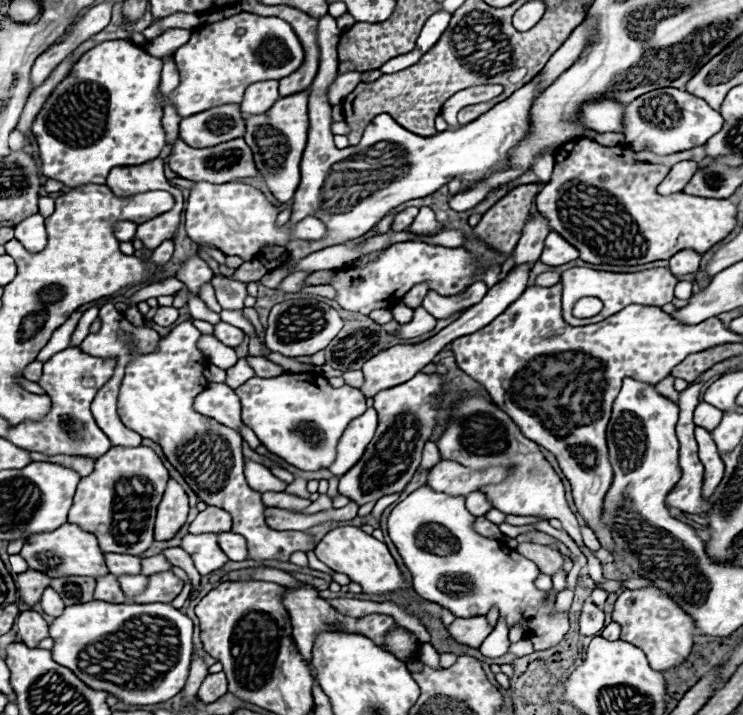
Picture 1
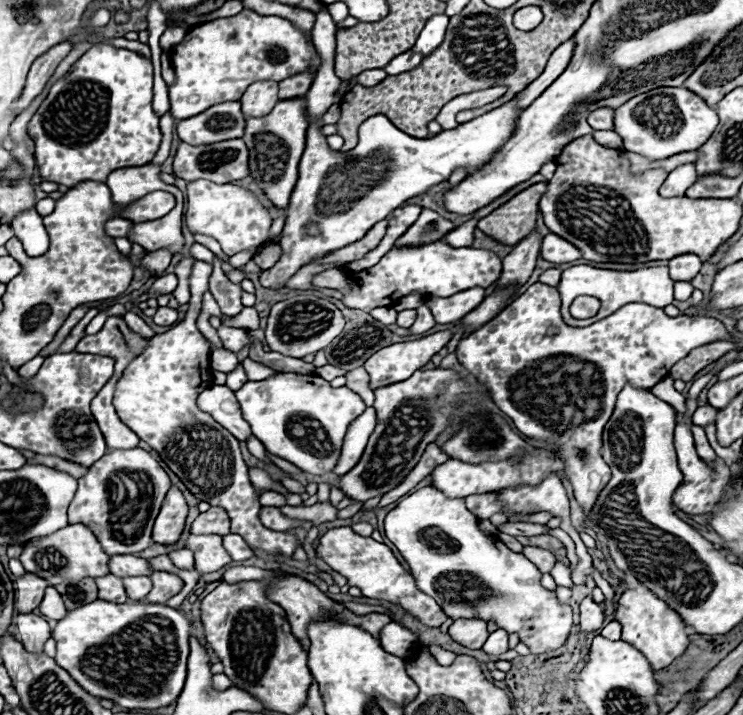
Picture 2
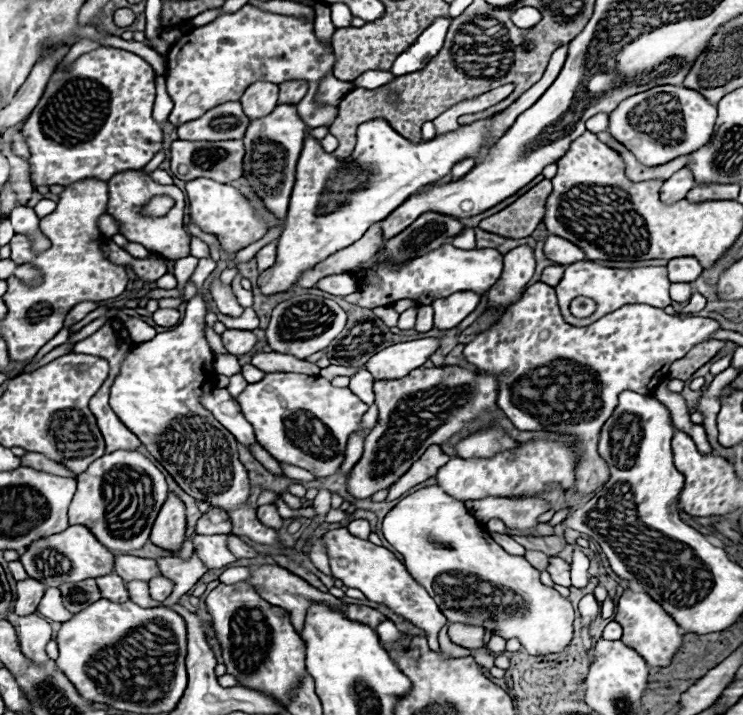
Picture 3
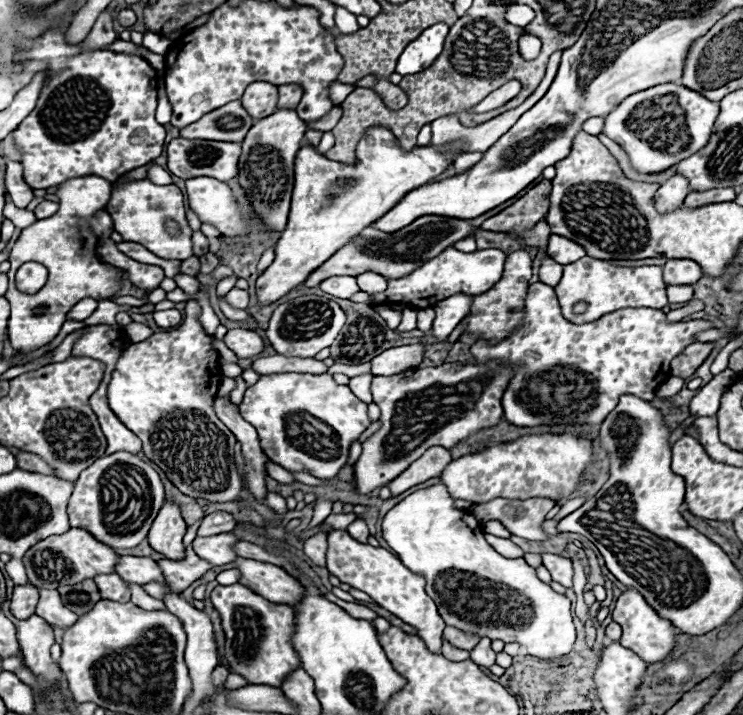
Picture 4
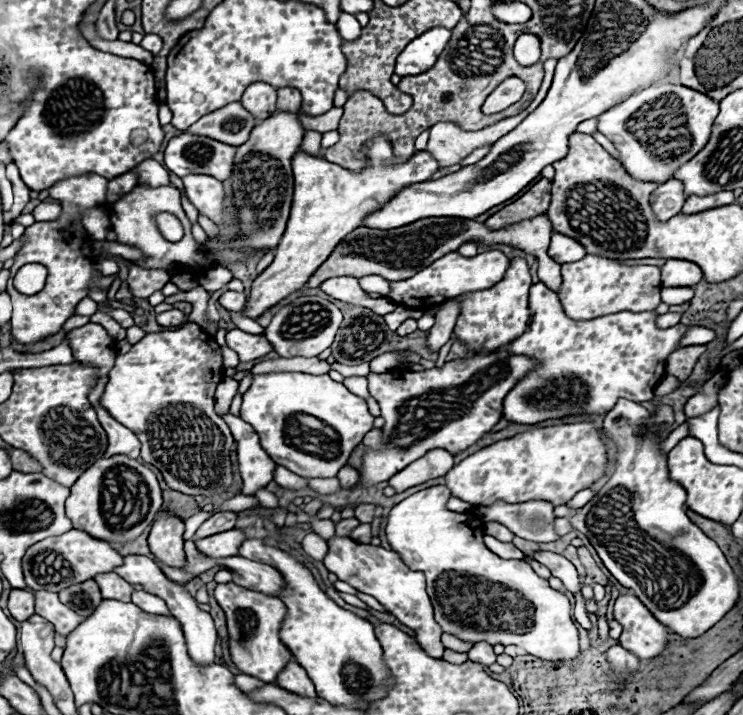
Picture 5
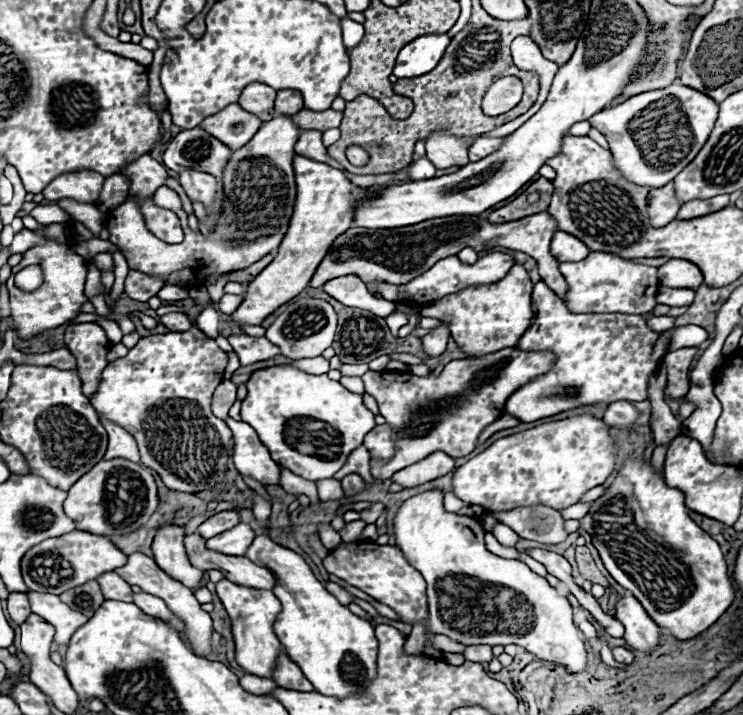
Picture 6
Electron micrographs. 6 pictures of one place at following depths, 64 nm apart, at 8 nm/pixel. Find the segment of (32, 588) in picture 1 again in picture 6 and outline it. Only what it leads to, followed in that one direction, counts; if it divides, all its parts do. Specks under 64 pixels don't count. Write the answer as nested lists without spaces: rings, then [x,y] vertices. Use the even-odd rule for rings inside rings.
[[[10,594],[8,596],[8,614],[10,614],[12,622],[16,622],[16,624],[26,622],[26,618],[32,614],[26,594]]]

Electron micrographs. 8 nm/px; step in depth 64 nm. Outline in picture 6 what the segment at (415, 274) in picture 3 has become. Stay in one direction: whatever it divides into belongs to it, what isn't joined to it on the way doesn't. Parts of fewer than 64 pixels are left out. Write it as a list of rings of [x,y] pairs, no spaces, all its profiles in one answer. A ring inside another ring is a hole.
[[[502,252],[486,254],[486,256],[478,258],[476,264],[462,264],[456,256],[444,258],[444,260],[436,262],[436,264],[434,264],[428,272],[424,272],[422,276],[418,276],[418,278],[414,278],[412,282],[400,286],[400,290],[402,290],[404,294],[408,294],[408,298],[402,298],[402,302],[410,302],[412,306],[422,306],[422,304],[436,302],[436,300],[440,300],[442,296],[454,294],[454,292],[464,290],[464,288],[474,286],[474,284],[494,284],[494,282],[502,280],[514,264],[516,264],[514,258],[512,258],[510,254],[502,254]]]

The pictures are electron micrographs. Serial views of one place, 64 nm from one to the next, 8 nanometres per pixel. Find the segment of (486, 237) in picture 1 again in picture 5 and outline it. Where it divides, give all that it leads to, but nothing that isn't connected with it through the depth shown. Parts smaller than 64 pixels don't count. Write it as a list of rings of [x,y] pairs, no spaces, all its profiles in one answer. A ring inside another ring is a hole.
[[[540,180],[536,182],[522,198],[518,198],[516,202],[504,206],[500,212],[492,214],[486,220],[486,226],[490,228],[502,228],[508,224],[516,224],[528,218],[534,218],[538,214],[544,214],[548,210],[550,204],[550,180]]]

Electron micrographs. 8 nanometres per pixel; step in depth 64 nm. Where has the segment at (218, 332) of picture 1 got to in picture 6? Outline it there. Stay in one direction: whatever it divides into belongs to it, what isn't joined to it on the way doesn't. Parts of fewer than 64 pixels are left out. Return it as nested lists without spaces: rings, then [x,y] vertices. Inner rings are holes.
[[[232,334],[228,338],[228,342],[232,344],[234,352],[238,354],[242,366],[262,362],[262,360],[270,360],[270,358],[280,354],[280,348],[274,346],[272,342],[268,342],[266,338],[252,338],[252,336],[246,336],[246,334]]]

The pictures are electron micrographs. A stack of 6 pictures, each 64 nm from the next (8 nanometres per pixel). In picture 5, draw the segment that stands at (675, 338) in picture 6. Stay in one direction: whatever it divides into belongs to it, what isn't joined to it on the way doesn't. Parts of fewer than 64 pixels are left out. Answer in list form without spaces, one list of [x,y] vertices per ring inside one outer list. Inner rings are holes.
[[[690,326],[682,340],[680,340],[680,346],[698,346],[698,344],[708,344],[714,340],[714,332],[708,330],[708,328],[702,328],[702,326]]]

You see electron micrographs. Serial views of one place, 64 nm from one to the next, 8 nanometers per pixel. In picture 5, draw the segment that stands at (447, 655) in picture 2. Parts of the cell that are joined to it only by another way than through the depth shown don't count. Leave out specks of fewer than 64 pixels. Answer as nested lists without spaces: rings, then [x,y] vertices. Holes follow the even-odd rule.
[[[332,538],[328,542],[328,554],[324,558],[324,566],[328,572],[336,574],[338,580],[352,584],[364,594],[374,596],[390,614],[394,614],[402,624],[410,626],[416,632],[418,644],[426,654],[434,658],[442,658],[442,644],[440,644],[440,626],[434,622],[434,612],[430,598],[426,594],[426,580],[422,572],[410,570],[398,552],[386,550],[382,546],[372,546],[372,544],[356,544],[350,538]]]

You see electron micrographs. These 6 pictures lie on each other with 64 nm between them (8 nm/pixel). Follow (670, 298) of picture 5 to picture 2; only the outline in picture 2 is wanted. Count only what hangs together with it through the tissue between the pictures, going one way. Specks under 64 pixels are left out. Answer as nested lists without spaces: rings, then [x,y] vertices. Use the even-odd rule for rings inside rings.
[[[676,282],[676,284],[674,284],[674,298],[680,300],[680,302],[684,302],[684,300],[690,298],[692,290],[694,290],[694,288],[692,288],[690,282]]]

